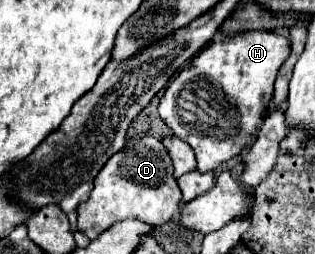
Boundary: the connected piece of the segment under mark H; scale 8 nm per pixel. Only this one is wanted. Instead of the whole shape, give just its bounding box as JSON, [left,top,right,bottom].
[159,31,291,173]

